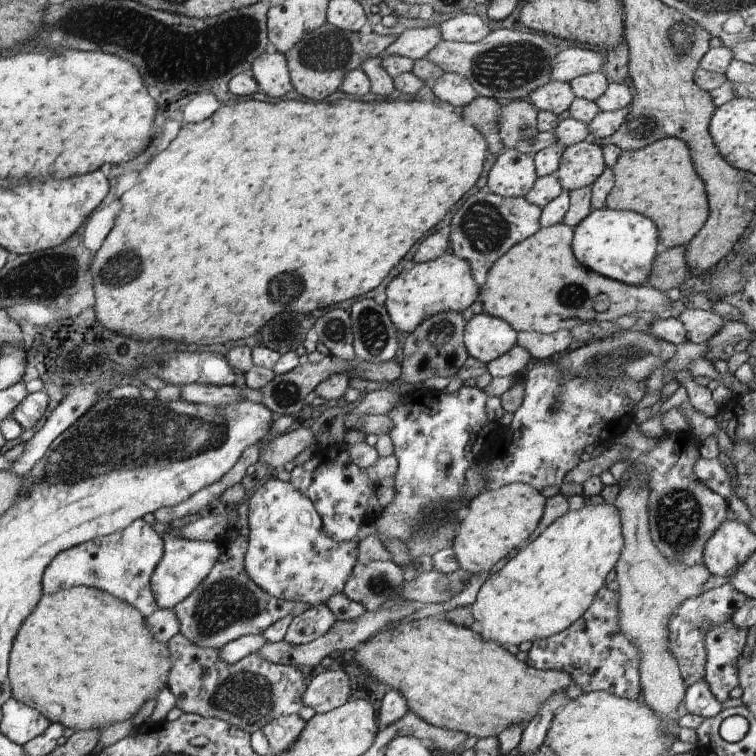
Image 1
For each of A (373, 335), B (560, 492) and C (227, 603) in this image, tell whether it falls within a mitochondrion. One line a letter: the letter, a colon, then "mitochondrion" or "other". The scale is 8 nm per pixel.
A: mitochondrion
B: other
C: mitochondrion

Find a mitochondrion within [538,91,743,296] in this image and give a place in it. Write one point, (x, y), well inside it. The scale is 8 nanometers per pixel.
(643, 126)

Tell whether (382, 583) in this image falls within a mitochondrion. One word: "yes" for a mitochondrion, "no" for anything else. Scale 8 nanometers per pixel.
yes

